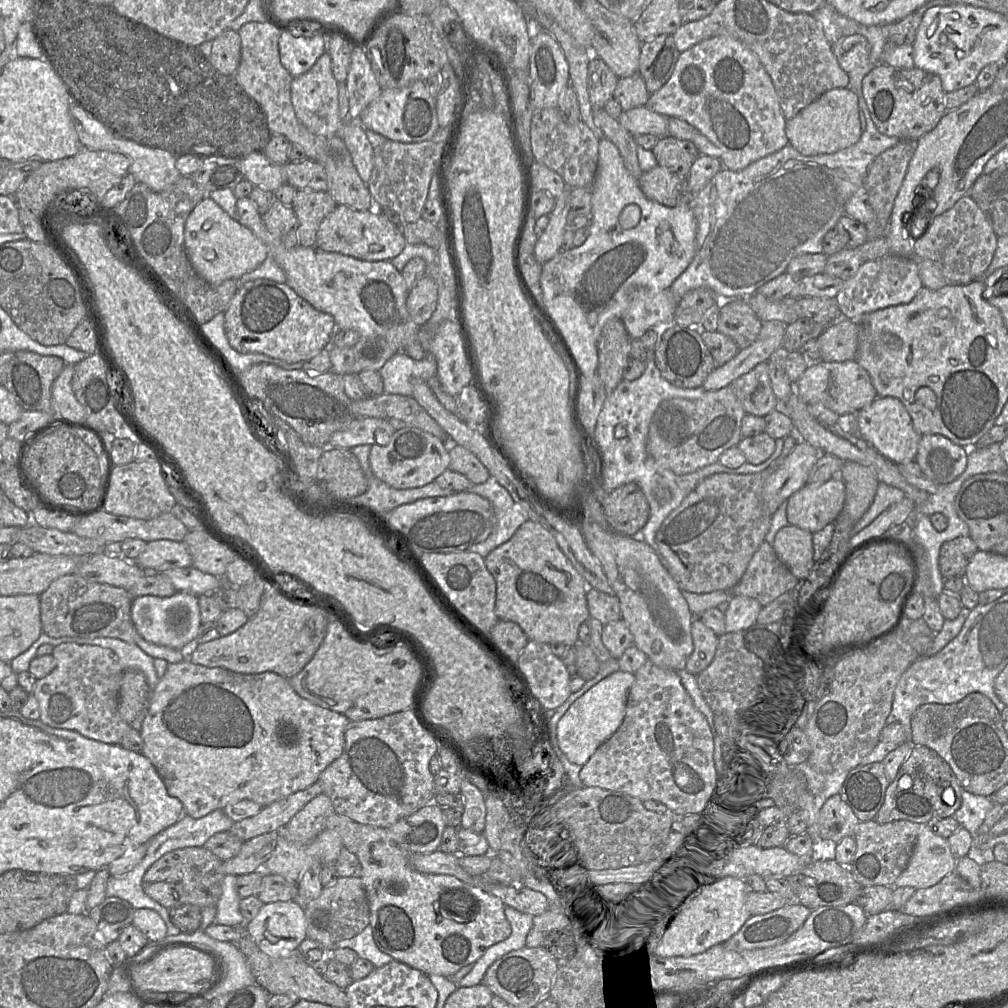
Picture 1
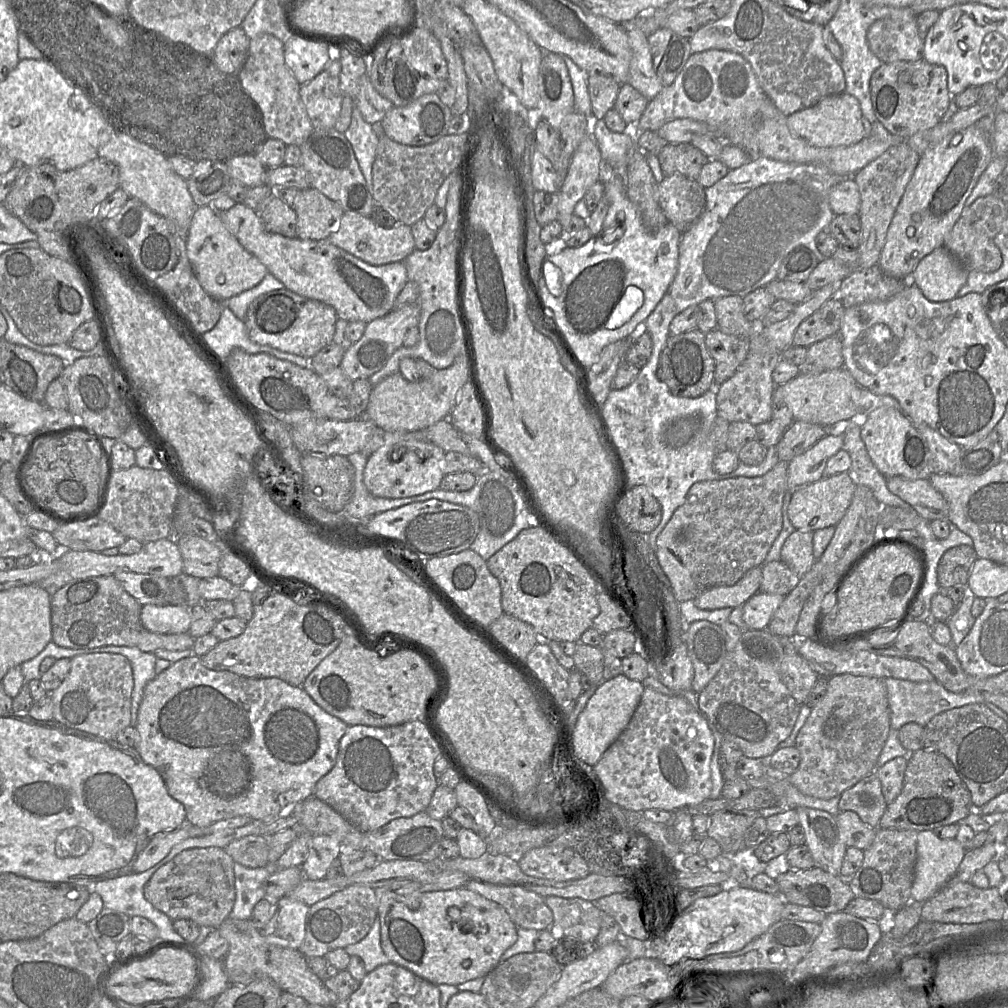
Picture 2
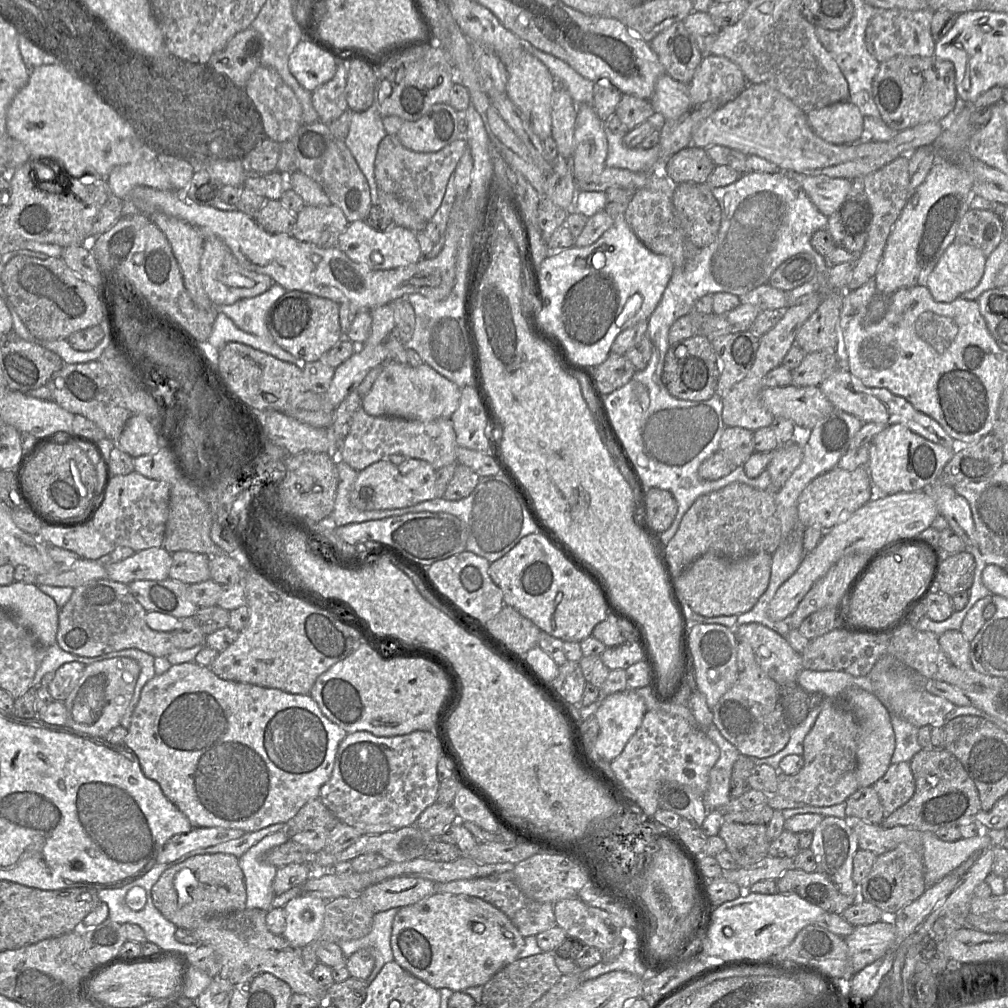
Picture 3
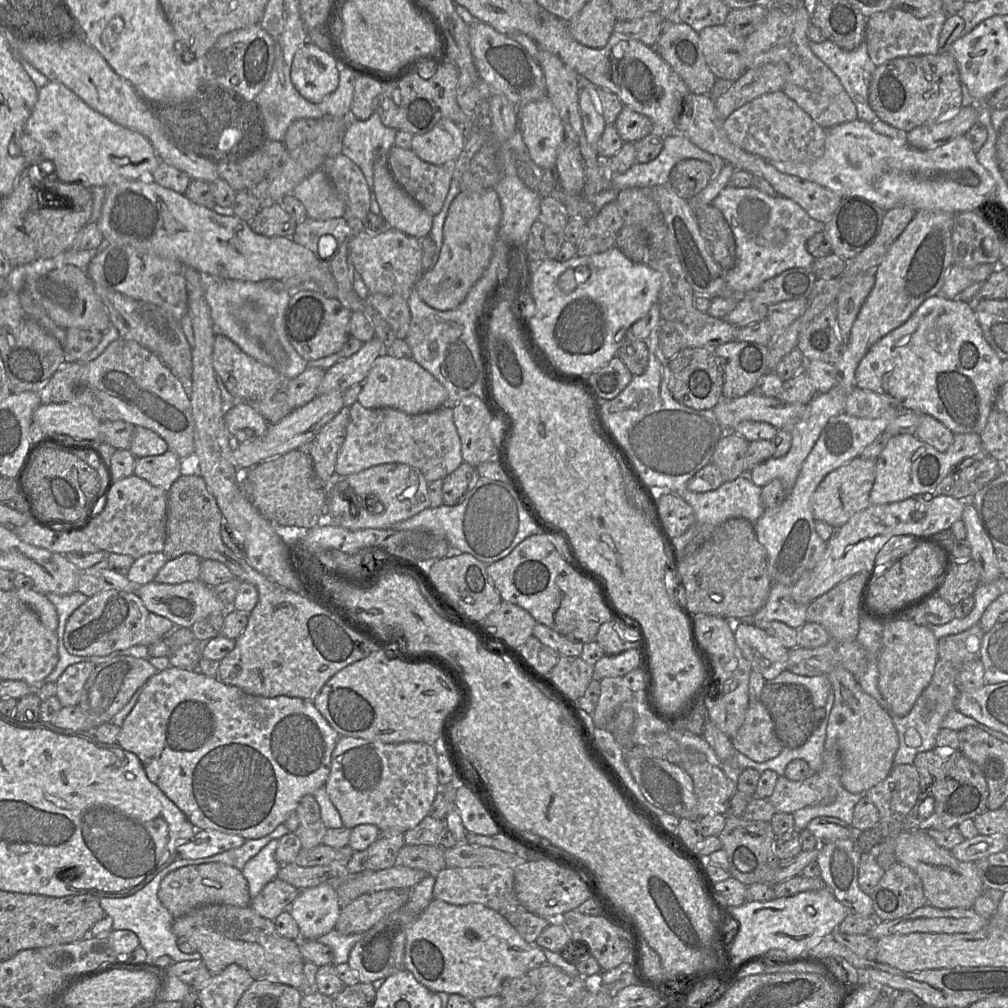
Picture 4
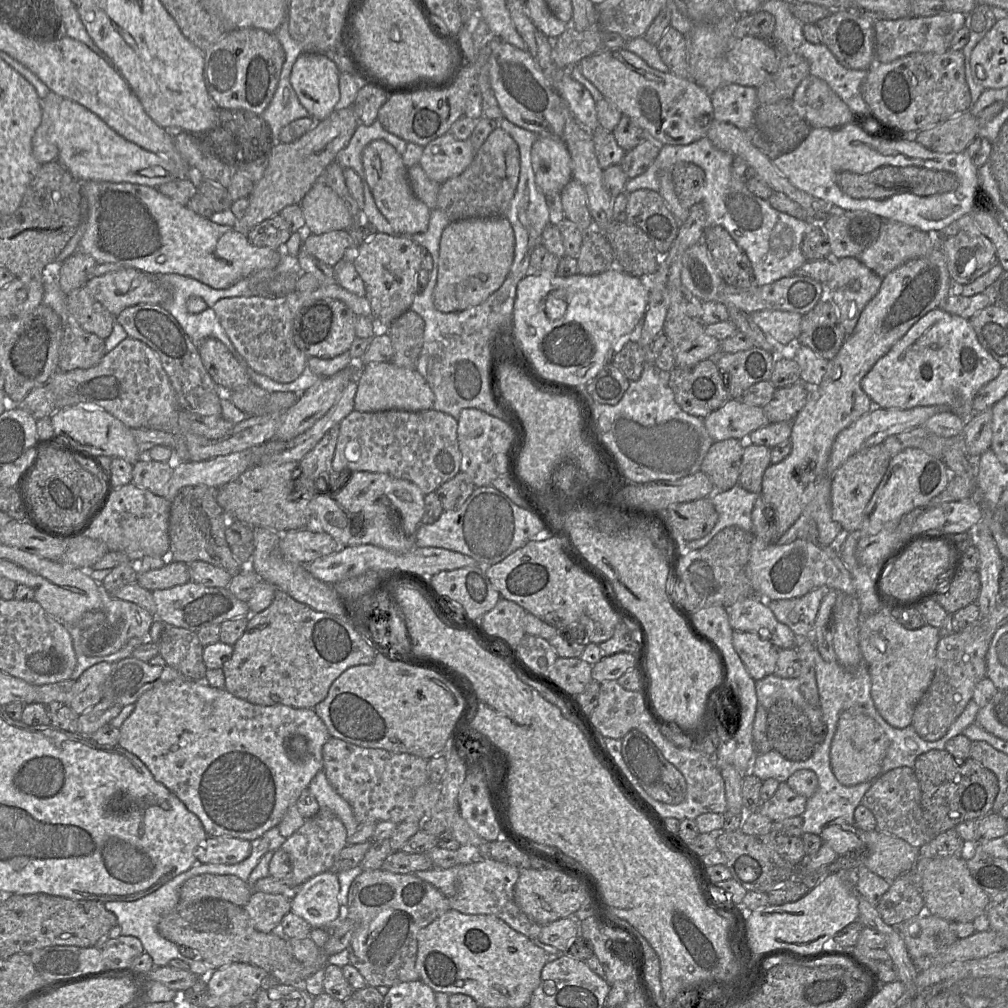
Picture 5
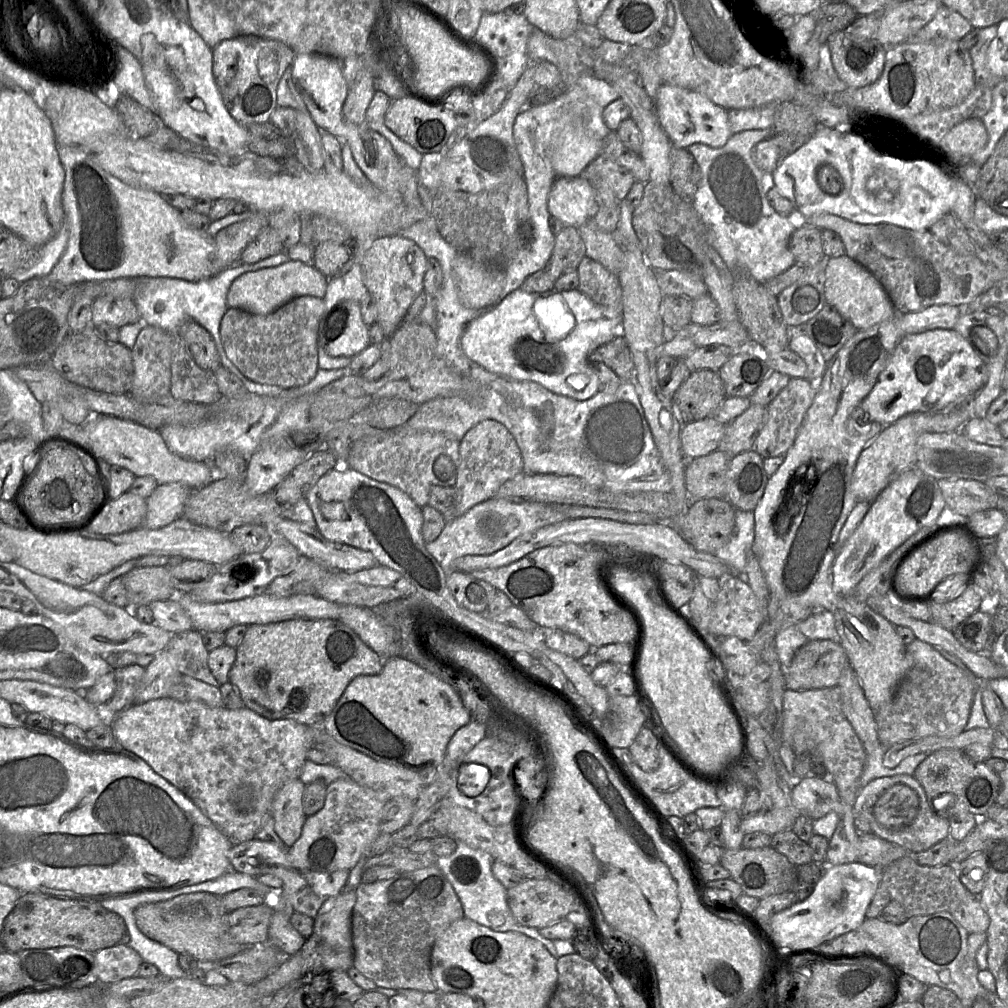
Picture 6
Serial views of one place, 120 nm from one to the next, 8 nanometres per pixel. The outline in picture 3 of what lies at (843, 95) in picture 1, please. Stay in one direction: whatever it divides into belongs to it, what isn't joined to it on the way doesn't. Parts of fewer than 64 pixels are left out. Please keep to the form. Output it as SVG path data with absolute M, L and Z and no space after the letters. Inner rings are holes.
M850 101L812 110L806 117L815 134L831 144L852 144L865 138L864 116Z

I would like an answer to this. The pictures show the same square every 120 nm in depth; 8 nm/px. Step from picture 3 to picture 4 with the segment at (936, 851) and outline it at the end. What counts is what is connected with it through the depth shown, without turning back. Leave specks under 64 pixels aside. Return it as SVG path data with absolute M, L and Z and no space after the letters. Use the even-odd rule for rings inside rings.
M977 835L965 839L950 850L951 854L963 862L977 862L992 854L1006 850L1006 836Z

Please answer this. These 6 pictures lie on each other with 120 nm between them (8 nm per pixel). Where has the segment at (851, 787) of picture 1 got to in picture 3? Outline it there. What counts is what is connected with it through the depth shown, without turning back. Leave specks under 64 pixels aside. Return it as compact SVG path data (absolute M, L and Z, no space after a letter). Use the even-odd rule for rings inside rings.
M873 786L859 787L845 804L846 818L858 818L872 825L880 825L884 819L883 806Z

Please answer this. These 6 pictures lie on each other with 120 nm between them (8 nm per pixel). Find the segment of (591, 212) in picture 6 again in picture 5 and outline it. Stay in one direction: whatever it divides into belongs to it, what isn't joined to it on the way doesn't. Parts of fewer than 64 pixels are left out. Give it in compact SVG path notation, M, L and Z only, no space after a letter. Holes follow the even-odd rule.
M538 136L531 148L531 162L537 186L544 196L559 194L573 179L569 152L563 139Z

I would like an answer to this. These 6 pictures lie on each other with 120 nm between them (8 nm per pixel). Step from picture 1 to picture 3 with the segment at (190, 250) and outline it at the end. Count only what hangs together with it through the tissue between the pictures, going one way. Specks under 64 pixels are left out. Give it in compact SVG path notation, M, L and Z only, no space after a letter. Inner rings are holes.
M216 236L204 238L200 271L203 287L214 306L230 305L245 298L258 296L274 283L269 276L242 267L225 243Z

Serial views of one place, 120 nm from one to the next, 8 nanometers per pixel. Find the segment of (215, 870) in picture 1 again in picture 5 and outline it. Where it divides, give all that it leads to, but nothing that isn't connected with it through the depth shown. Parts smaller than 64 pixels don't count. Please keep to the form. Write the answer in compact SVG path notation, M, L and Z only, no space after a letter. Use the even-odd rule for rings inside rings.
M200 874L186 880L179 890L180 902L225 900L244 907L252 894L248 883L235 875Z

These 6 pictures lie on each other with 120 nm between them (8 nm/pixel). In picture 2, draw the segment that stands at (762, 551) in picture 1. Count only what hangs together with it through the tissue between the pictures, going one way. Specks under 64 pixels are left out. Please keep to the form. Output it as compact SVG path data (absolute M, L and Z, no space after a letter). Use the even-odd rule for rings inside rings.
M781 560L764 563L759 592L786 596L796 587L799 579L800 577Z

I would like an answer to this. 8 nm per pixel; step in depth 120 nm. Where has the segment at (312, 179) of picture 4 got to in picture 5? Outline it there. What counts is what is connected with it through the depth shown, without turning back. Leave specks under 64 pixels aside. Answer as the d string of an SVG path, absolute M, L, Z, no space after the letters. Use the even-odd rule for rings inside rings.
M318 180L300 202L305 226L310 233L323 234L334 230L349 230L355 224L343 200Z

